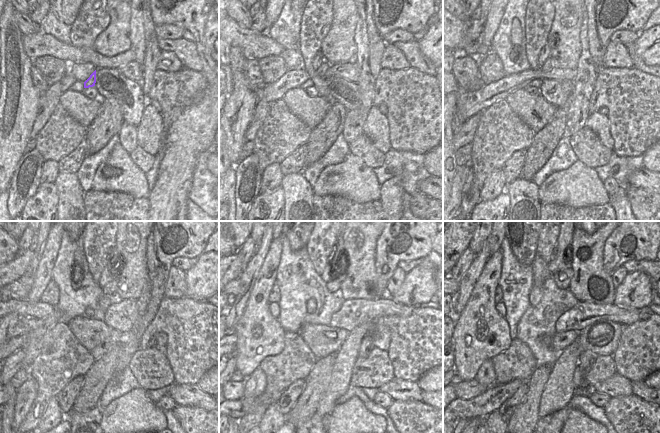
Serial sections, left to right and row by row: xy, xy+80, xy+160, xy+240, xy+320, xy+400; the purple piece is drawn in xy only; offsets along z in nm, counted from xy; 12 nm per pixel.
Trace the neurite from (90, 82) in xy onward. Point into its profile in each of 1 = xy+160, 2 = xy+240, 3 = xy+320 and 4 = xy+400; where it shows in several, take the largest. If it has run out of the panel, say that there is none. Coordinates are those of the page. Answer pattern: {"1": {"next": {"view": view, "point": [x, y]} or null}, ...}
{"1": {"next": {"view": "xy+160", "point": [547, 65]}}, "2": {"next": {"view": "xy+240", "point": [106, 276]}}, "3": {"next": {"view": "xy+320", "point": [336, 260]}}, "4": {"next": {"view": "xy+400", "point": [560, 259]}}}

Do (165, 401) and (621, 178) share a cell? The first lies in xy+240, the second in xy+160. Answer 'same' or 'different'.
different

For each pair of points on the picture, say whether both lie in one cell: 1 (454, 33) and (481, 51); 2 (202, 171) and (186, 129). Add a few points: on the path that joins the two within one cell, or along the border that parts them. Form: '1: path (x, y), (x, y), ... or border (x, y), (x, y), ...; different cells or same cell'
1: path (461, 40), (468, 46), (474, 47); same cell
2: border (208, 149), (198, 156), (192, 181); different cells

